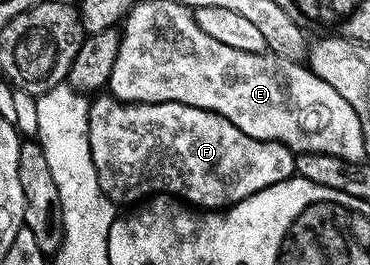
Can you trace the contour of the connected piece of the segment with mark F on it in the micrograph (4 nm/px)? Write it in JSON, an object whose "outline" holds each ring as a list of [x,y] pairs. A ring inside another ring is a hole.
{"outline":[[[110,95],[96,96],[87,110],[91,158],[110,201],[139,203],[152,195],[170,195],[204,211],[222,211],[241,199],[296,176],[296,154],[280,141],[258,141],[233,127],[229,119],[185,103],[129,105]]]}

